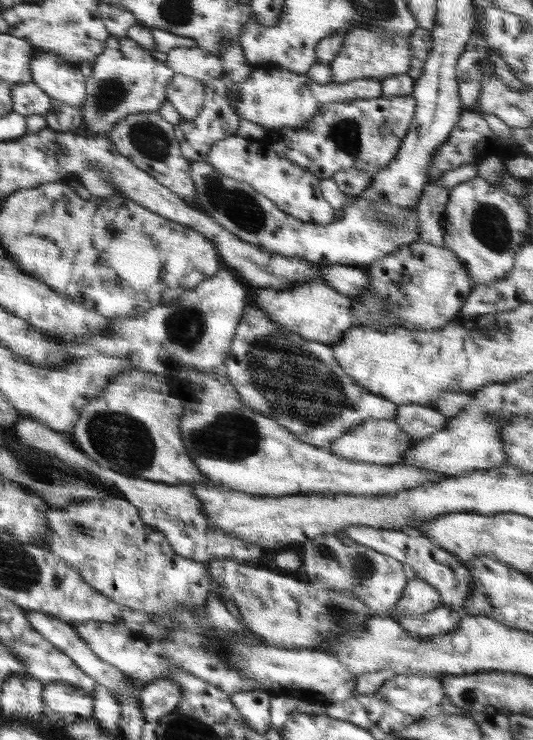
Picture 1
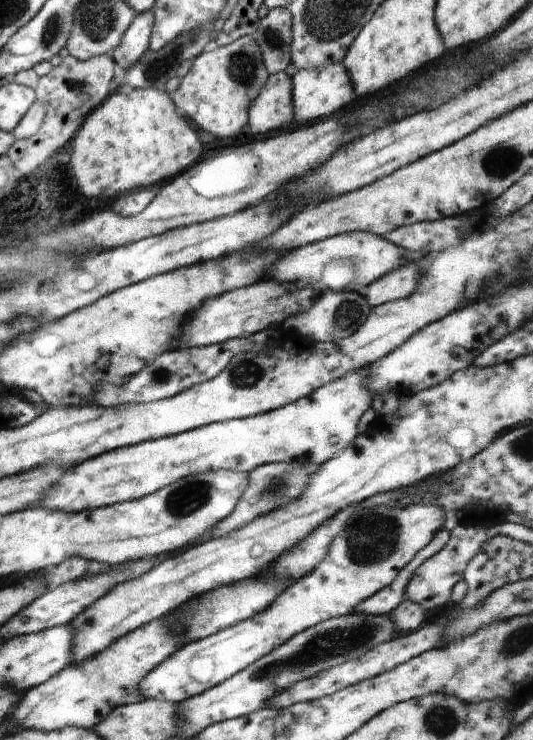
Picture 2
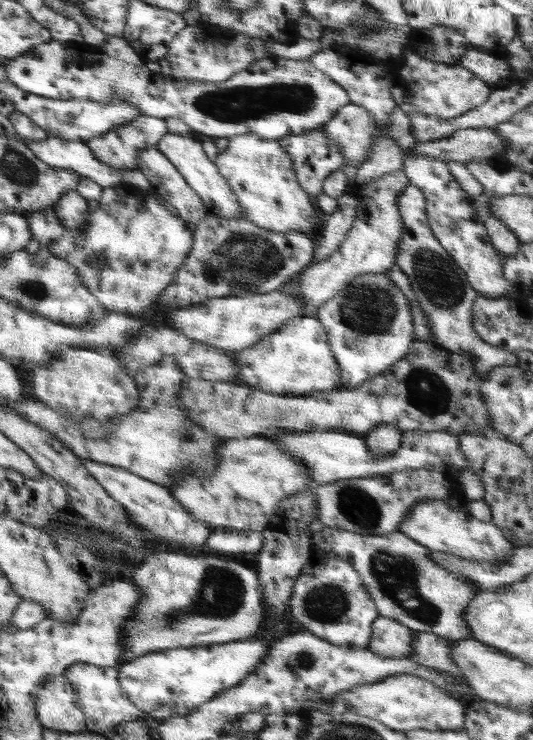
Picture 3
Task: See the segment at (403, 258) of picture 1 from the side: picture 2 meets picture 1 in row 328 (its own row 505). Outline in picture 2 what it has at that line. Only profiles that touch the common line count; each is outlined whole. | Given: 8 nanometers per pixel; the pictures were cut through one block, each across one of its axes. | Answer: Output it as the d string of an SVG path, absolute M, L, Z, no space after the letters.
M421 503L408 507L381 505L358 510L346 522L345 530L334 538L326 559L322 560L311 574L291 582L290 586L267 608L251 615L246 621L238 622L231 628L220 630L204 639L187 642L181 650L162 662L162 665L154 668L141 681L139 692L144 699L161 699L180 704L229 680L256 660L290 641L296 634L327 619L353 613L363 601L394 582L402 568L409 564L426 544L430 543L436 532L443 529L444 518L441 507Z

